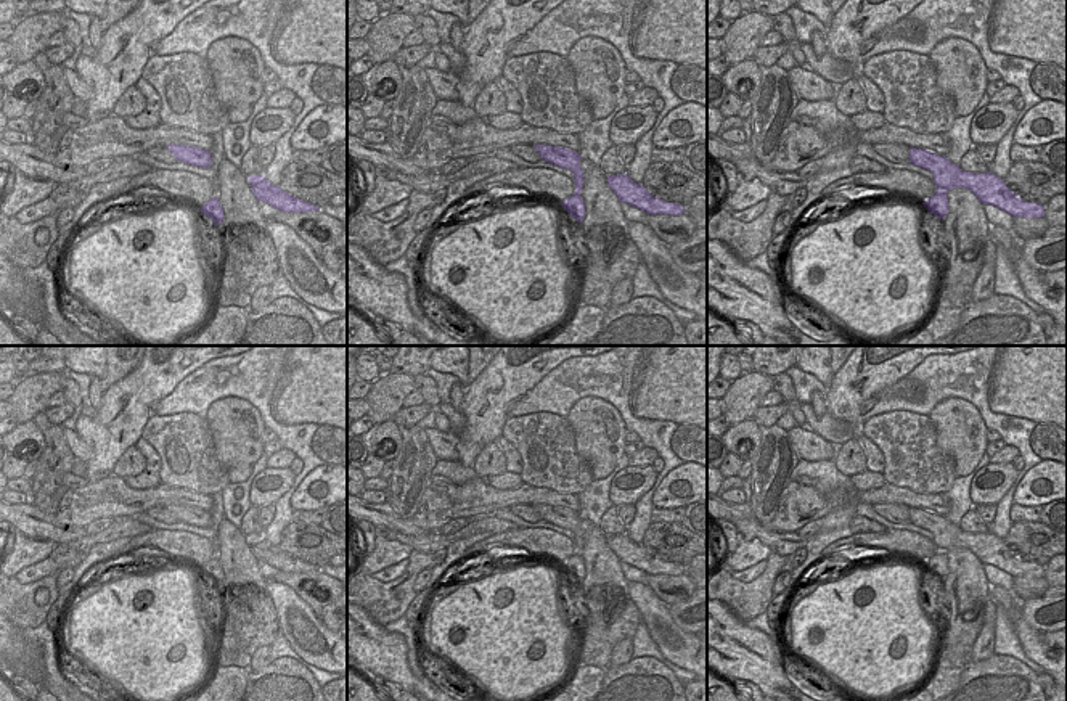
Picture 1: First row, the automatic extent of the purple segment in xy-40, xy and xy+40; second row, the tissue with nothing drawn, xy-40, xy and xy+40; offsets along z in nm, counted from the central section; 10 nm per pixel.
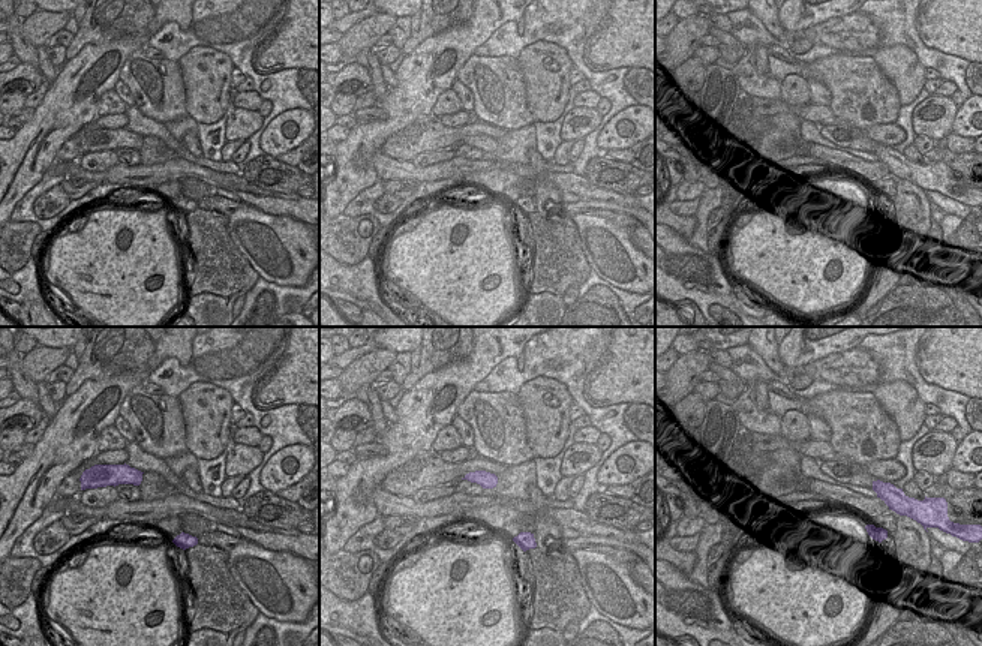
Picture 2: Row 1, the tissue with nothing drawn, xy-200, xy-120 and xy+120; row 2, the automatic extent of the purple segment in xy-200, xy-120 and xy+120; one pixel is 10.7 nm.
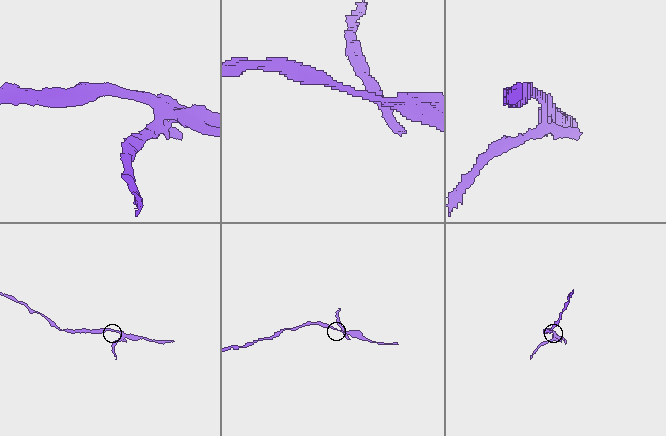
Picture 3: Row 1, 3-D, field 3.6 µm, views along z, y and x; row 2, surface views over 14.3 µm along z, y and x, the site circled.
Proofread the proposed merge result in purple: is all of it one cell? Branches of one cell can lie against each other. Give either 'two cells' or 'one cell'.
two cells

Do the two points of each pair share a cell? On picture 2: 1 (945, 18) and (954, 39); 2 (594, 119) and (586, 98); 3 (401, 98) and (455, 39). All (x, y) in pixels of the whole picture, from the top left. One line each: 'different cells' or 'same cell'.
1: same cell
2: different cells
3: same cell

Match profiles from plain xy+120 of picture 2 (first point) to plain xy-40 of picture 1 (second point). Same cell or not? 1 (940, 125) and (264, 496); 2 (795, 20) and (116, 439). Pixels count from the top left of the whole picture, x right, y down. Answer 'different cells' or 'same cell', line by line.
1: same cell
2: same cell

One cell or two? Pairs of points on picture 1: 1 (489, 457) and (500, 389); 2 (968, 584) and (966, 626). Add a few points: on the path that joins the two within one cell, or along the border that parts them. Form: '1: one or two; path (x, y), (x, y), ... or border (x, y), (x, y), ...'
1: two; border (495, 441), (490, 441), (471, 465)
2: one; path (966, 594), (966, 602), (956, 611), (958, 616)

